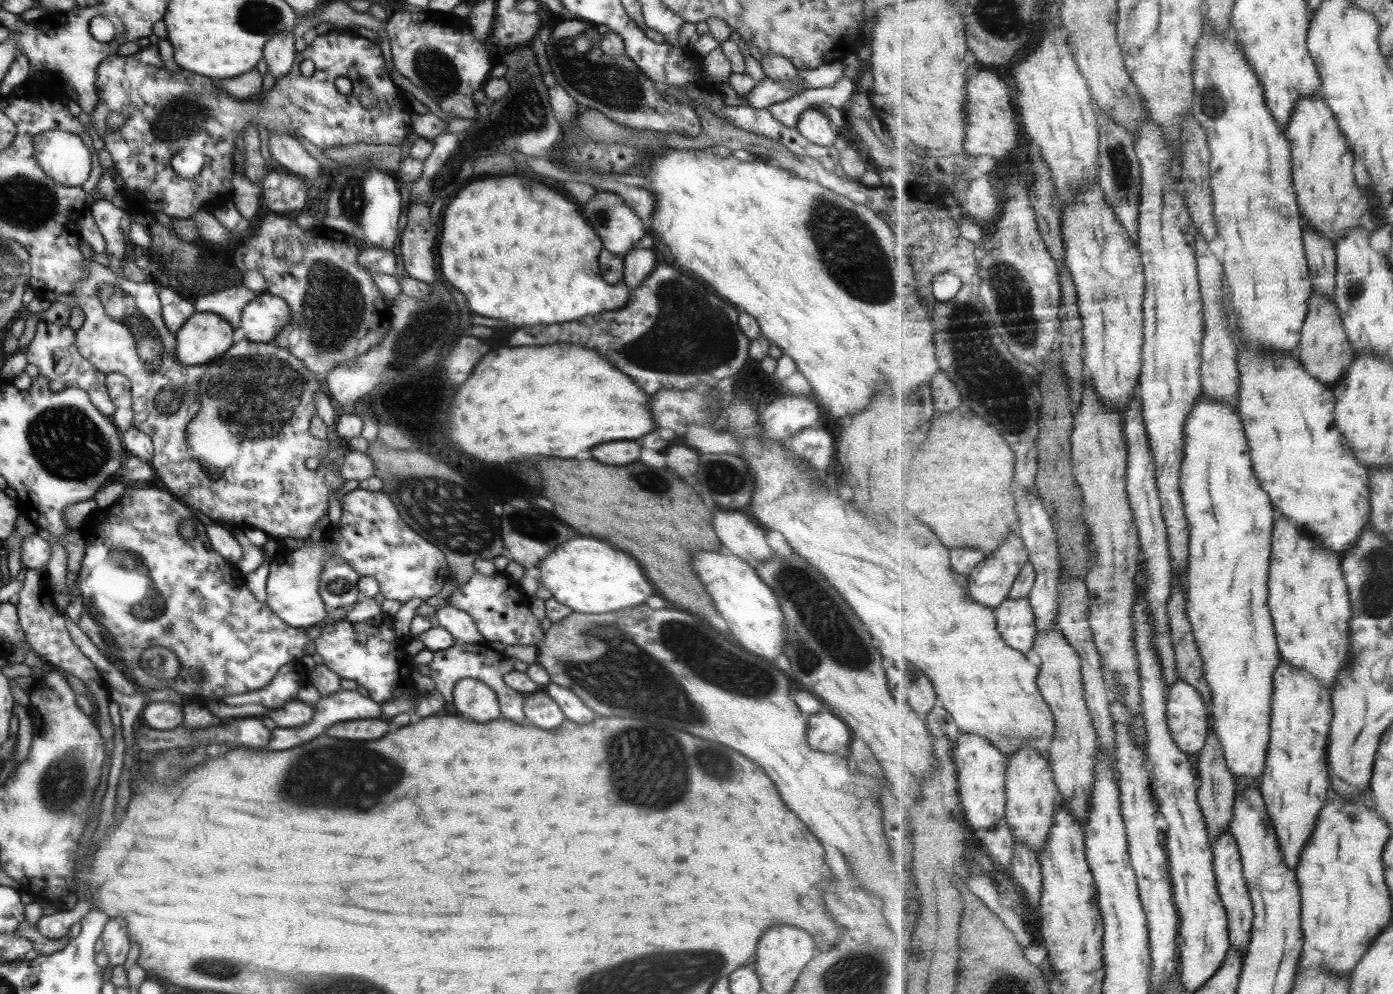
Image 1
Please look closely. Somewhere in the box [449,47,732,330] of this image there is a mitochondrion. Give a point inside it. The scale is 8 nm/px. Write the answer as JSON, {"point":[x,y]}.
{"point":[627,93]}

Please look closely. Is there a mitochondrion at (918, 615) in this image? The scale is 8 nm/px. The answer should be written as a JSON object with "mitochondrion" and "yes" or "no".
{"mitochondrion":"no"}

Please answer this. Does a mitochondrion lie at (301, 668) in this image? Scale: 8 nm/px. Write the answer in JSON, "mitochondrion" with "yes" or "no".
{"mitochondrion":"no"}

